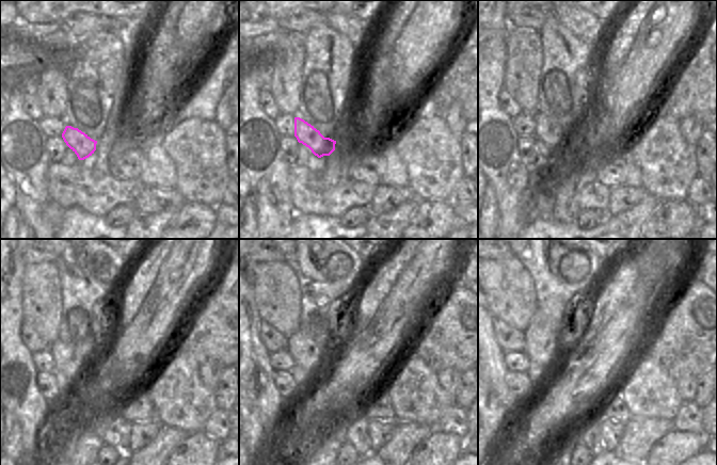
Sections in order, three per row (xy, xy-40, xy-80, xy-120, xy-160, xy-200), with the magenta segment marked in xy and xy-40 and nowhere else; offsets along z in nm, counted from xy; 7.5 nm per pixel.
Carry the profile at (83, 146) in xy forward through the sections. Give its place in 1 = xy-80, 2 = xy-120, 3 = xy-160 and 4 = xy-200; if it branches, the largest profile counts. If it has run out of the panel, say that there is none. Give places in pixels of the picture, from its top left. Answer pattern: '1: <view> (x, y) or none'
1: xy-80 (548, 132)
2: xy-120 (67, 362)
3: xy-160 (304, 352)
4: xy-200 (540, 347)

